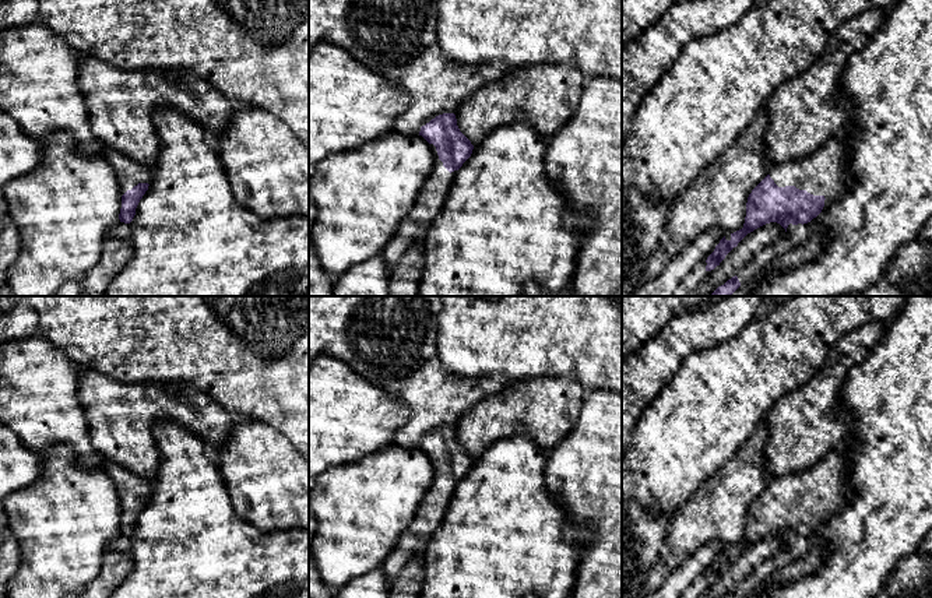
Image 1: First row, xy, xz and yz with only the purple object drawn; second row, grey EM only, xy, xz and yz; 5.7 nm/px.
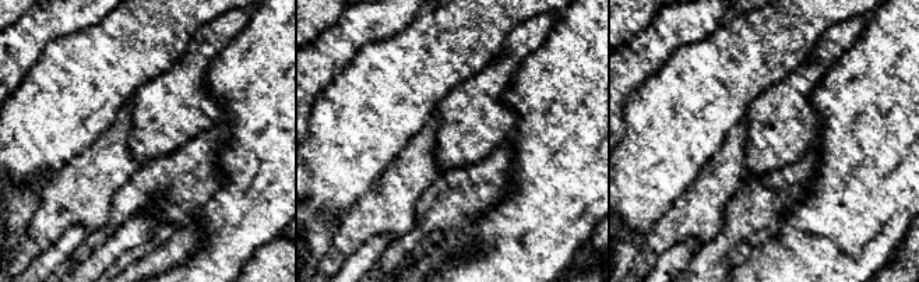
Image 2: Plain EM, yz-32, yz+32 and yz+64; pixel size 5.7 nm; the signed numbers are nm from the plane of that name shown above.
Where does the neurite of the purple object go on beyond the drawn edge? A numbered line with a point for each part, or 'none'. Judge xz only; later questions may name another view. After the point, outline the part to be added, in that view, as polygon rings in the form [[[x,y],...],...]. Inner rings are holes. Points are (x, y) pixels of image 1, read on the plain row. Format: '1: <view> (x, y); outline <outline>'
1: xz (432, 509); outline [[[436,460],[432,462],[432,486],[426,490],[423,500],[419,503],[412,521],[397,542],[397,546],[384,562],[384,573],[393,584],[404,566],[415,556],[423,555],[432,534],[439,528],[457,483],[449,485],[439,472]]]

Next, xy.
1: xy (129, 486); outline [[[105,460],[102,469],[112,479],[117,490],[119,507],[123,509],[138,496],[148,496],[152,490],[152,482],[144,476],[136,475],[112,460]]]

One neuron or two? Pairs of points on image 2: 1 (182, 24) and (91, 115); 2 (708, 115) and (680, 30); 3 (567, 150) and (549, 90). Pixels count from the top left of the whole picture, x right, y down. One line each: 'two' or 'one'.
1: one
2: two
3: one

